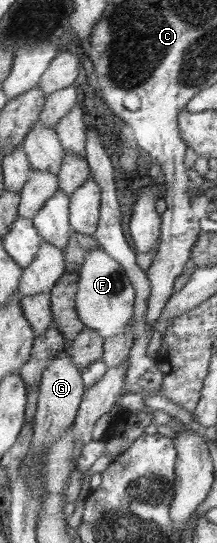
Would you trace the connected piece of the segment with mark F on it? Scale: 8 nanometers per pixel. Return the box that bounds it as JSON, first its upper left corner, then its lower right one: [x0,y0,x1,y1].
[76,245,136,340]

